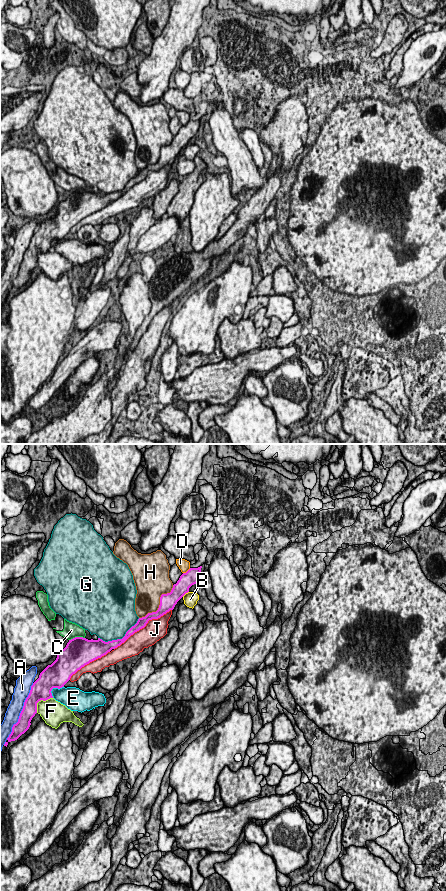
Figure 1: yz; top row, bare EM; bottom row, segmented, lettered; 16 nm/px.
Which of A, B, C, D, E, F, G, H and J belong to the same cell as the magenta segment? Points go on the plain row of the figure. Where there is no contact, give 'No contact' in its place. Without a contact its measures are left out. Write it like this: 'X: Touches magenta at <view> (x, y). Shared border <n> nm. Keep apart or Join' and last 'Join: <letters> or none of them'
A: Touches magenta at yz (21, 263). Shared border 1000 nm. Keep apart
B: Touches magenta at yz (185, 145). Shared border 140 nm. Keep apart
C: Touches magenta at yz (76, 189). Shared border 260 nm. Keep apart
D: Touches magenta at yz (187, 123). Shared border 150 nm. Keep apart
E: Touches magenta at yz (53, 239). Shared border 260 nm. Keep apart
F: Touches magenta at yz (40, 252). Shared border 360 nm. Keep apart
G: Touches magenta at yz (119, 191). Shared border 750 nm. Keep apart
H: Touches magenta at yz (160, 156). Shared border 750 nm. Keep apart
J: Touches magenta at yz (143, 179). Shared border 1150 nm. Join
Join: J

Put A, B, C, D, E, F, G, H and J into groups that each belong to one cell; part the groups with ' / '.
A / B / C / D / E F / G / H / J

